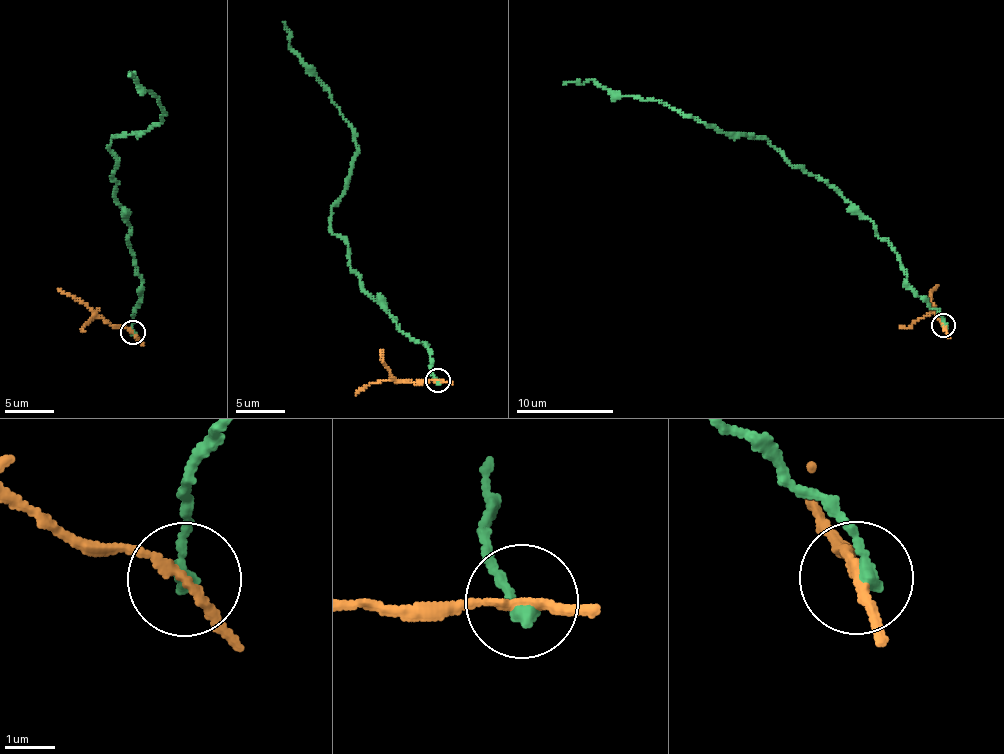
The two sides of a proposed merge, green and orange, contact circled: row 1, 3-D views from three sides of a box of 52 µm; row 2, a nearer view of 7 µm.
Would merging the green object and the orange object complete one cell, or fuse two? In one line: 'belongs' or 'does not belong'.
does not belong

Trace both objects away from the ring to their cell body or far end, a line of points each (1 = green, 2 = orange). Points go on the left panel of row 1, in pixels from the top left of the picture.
1: (131, 333), (141, 287), (109, 150), (114, 138), (141, 134), (165, 115), (157, 97), (128, 76)
2: (132, 333), (113, 328), (57, 288)

